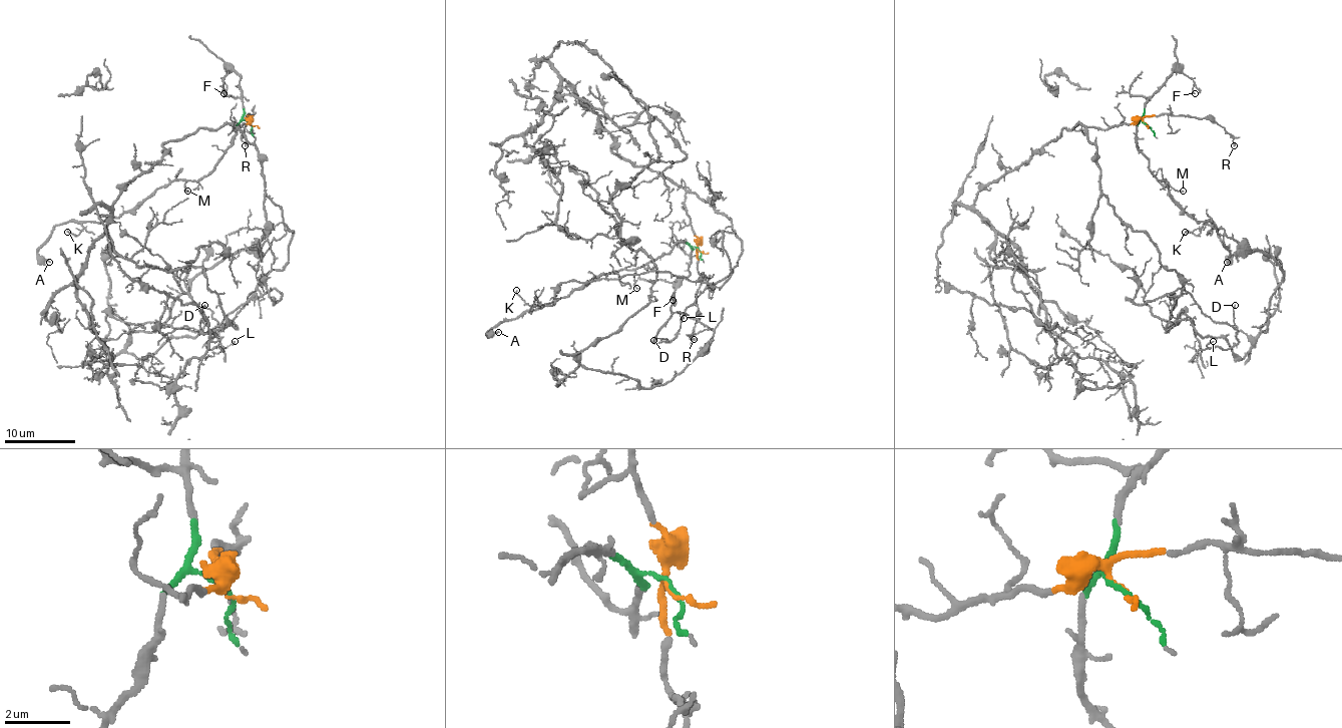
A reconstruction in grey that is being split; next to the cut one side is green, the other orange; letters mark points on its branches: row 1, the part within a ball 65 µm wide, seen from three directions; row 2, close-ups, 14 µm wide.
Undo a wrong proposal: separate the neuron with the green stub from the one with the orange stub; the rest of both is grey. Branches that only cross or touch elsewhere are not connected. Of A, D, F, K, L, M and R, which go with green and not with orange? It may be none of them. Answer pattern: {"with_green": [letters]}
{"with_green": ["A", "F", "K", "M"]}

